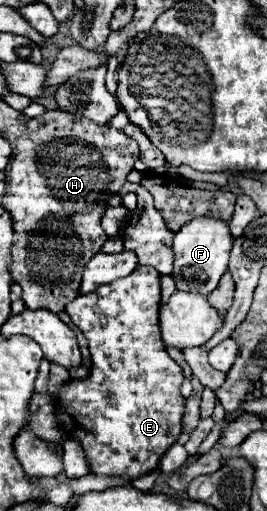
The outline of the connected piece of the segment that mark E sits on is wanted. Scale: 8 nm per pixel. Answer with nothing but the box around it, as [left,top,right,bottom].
[56,266,186,480]

